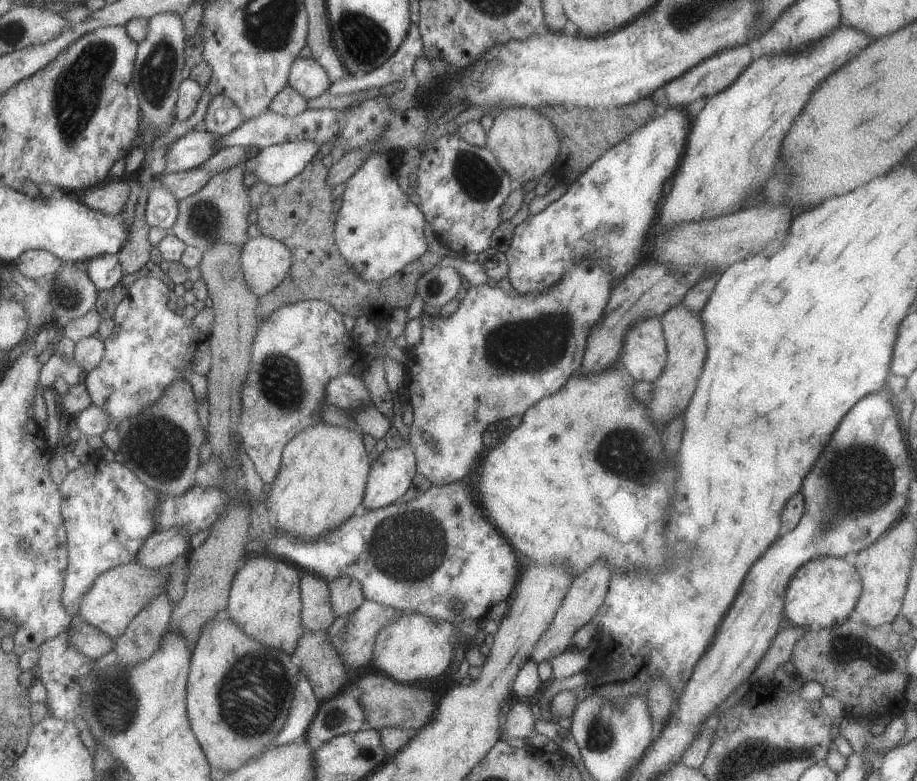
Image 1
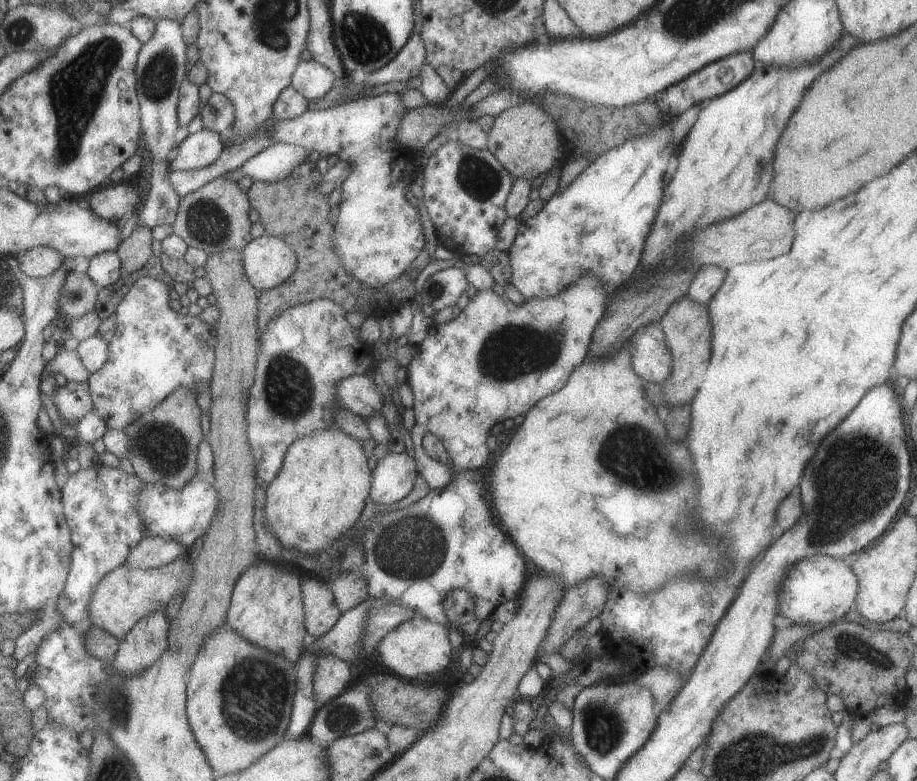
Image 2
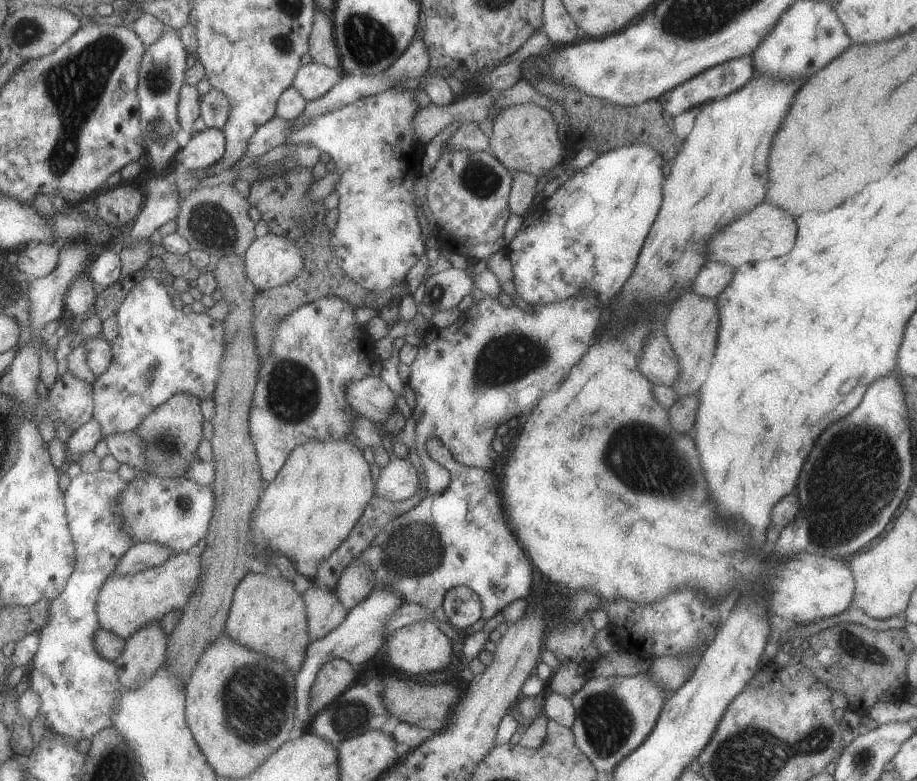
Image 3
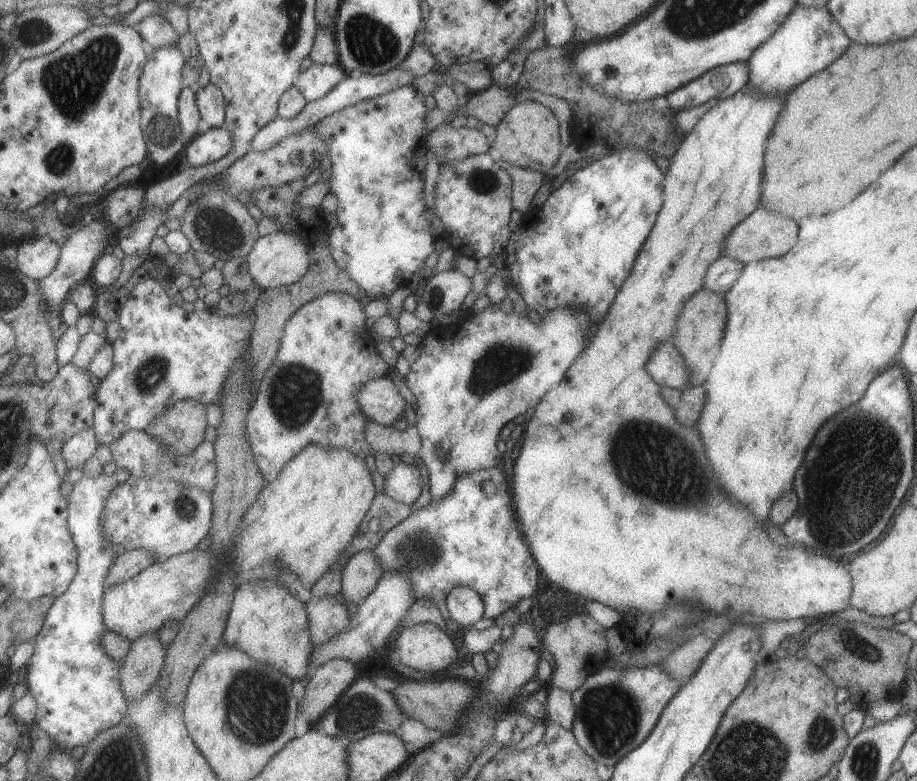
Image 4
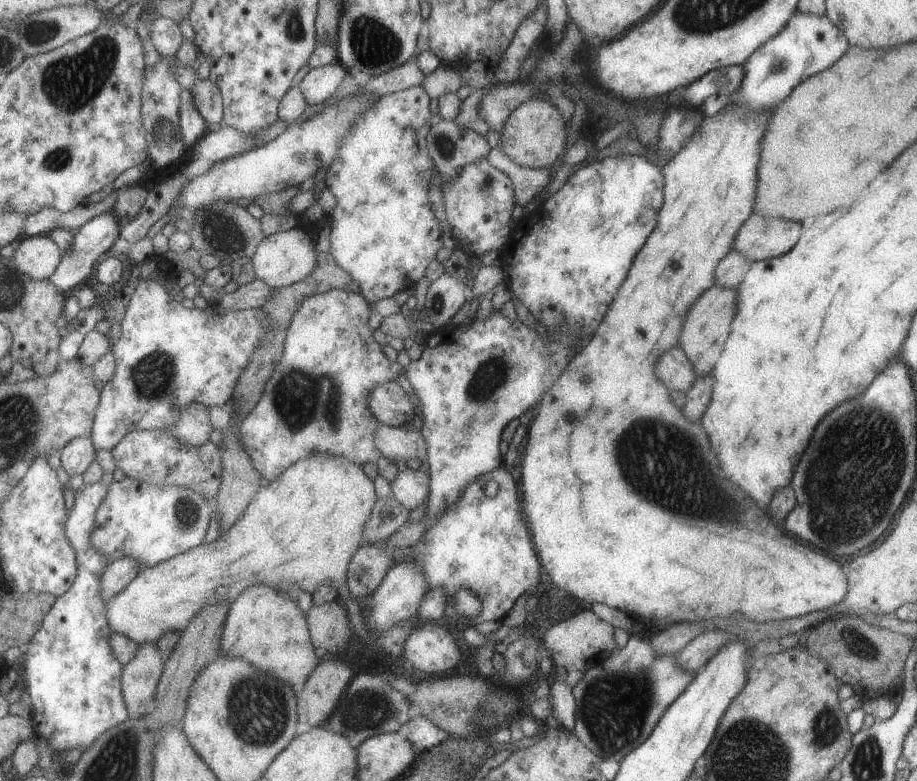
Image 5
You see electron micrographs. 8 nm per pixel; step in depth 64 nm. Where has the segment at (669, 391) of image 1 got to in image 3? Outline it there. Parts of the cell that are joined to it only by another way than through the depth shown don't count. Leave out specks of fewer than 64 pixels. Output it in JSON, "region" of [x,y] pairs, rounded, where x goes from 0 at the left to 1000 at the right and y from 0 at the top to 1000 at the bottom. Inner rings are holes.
{"region":[[[752,374],[742,379],[731,394],[724,424],[742,466],[742,481],[735,489],[735,494],[732,494],[735,502],[739,502],[740,510],[761,503],[766,489],[772,481],[783,440],[783,417],[785,417],[781,387],[782,382],[768,382],[759,374]]]}

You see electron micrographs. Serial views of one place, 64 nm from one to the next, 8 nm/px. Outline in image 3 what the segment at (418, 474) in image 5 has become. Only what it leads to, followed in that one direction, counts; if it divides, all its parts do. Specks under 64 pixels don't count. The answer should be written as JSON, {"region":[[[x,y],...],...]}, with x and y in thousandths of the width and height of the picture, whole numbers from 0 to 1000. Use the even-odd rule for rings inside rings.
{"region":[[[426,584],[425,592],[414,601],[408,630],[425,641],[439,641],[449,638],[457,627],[456,604],[444,586]]]}

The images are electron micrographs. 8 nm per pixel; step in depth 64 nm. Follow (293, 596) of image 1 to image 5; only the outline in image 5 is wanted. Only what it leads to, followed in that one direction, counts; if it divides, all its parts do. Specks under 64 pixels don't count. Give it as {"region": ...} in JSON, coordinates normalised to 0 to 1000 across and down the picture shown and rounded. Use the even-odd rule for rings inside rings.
{"region":[[[288,748],[268,753],[252,772],[241,817],[241,837],[246,843],[266,840],[270,850],[277,850],[286,860],[297,860],[297,866],[316,878],[333,876],[352,840],[340,825],[335,789],[325,773]]]}

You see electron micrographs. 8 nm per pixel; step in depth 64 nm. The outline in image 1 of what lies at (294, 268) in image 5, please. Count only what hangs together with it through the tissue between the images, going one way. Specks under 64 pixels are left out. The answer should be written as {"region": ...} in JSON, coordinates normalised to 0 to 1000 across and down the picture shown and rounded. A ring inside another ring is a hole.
{"region":[[[285,301],[265,312],[263,343],[273,374],[281,382],[299,371],[316,351],[320,325],[310,310]]]}

